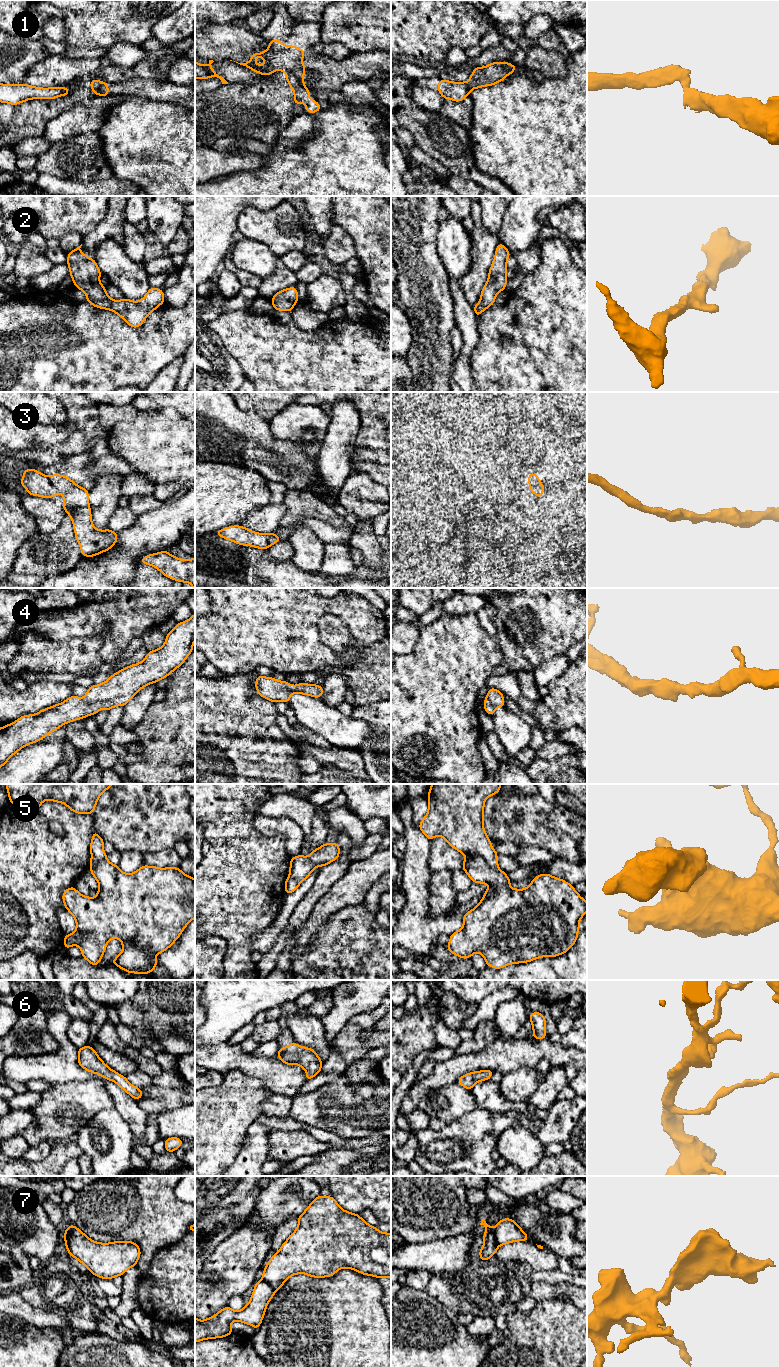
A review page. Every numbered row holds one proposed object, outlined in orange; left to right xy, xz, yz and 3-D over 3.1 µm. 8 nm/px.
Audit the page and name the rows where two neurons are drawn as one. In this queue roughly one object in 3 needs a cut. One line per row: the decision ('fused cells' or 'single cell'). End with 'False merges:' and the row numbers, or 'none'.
1: fused cells
2: single cell
3: single cell
4: single cell
5: fused cells
6: single cell
7: fused cells
False merges: 1, 5, 7

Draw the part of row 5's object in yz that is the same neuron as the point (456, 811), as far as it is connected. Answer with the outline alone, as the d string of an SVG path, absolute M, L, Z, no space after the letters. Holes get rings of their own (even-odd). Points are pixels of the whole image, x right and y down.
M432 784L428 812L419 829L429 841L442 836L463 853L478 854L490 868L500 870L498 854L483 826L485 800L498 793L502 784Z

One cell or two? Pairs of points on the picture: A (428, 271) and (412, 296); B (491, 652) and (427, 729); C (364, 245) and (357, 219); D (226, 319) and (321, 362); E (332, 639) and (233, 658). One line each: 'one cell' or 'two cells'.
A: one cell
B: one cell
C: one cell
D: one cell
E: two cells

